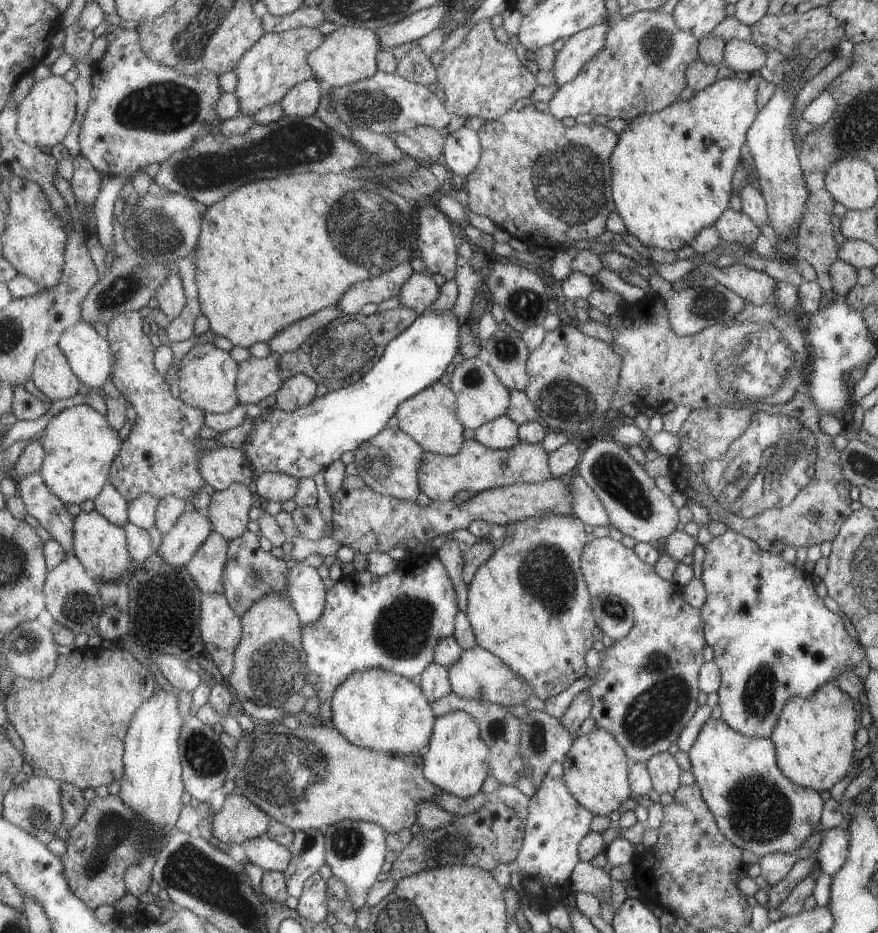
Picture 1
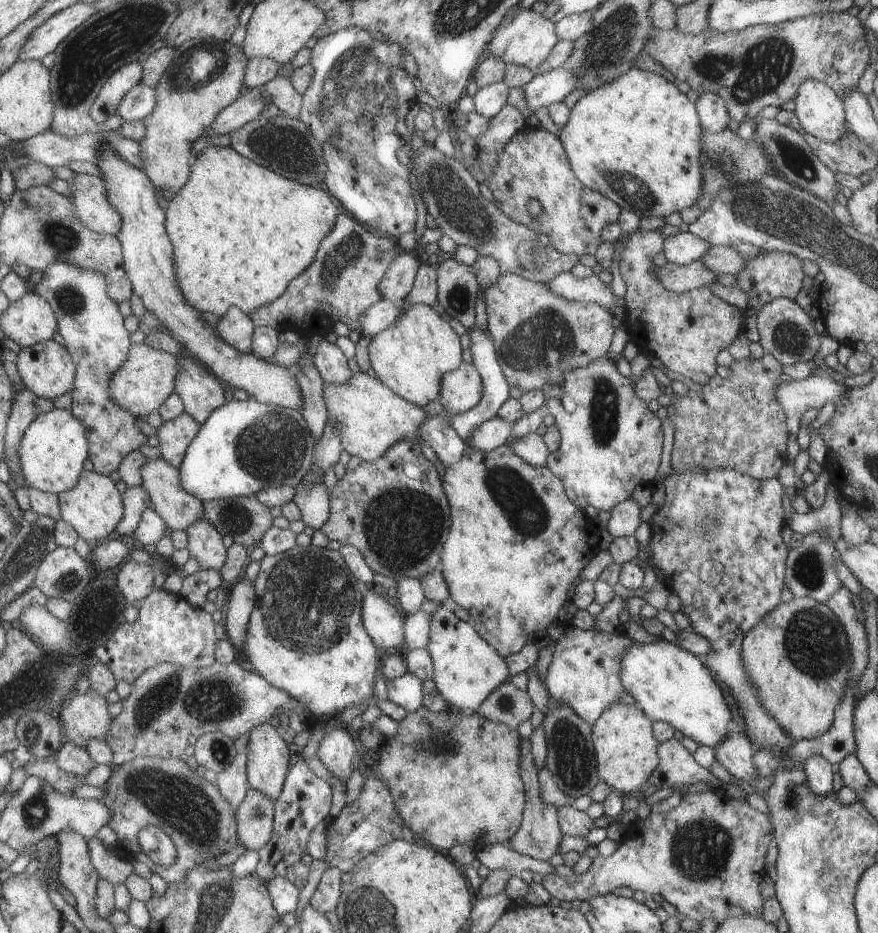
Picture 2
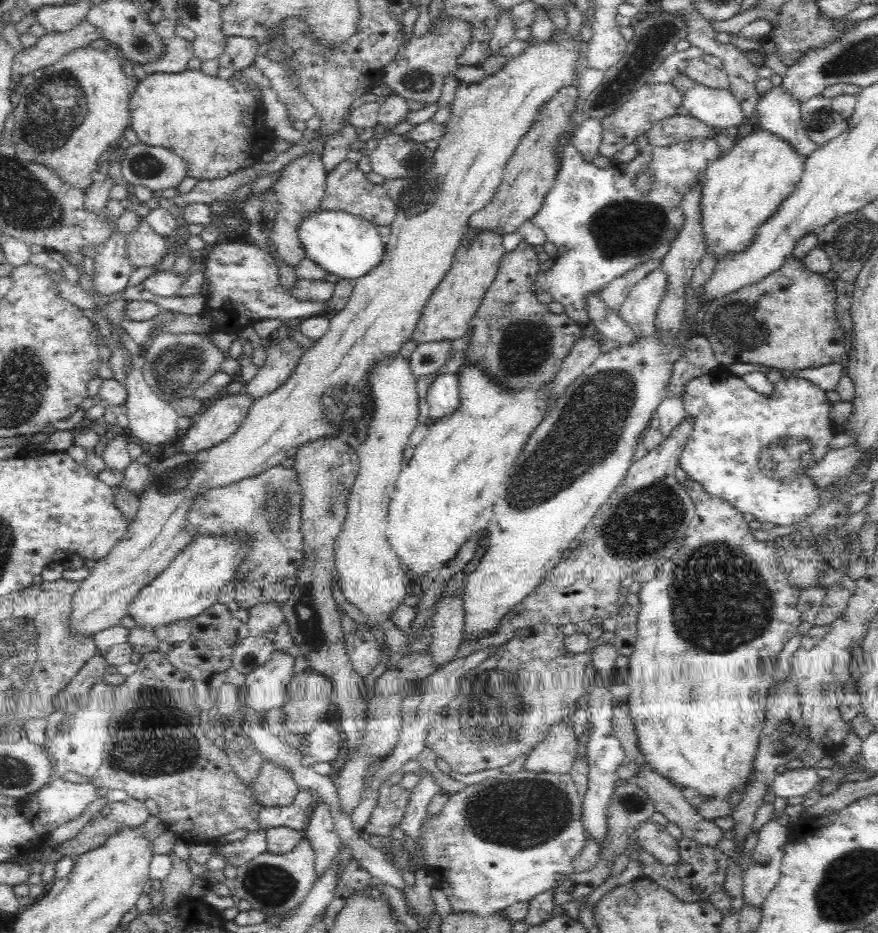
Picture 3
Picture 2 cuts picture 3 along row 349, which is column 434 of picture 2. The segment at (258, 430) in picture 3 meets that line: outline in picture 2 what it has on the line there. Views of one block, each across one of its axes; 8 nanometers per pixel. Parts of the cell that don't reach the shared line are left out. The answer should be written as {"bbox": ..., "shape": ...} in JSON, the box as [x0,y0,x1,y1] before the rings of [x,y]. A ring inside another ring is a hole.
{"bbox":[368,301,461,407],"shape":[[[401,301],[401,314],[393,324],[377,332],[369,342],[368,364],[381,384],[388,385],[397,396],[423,407],[440,396],[440,384],[445,372],[459,367],[461,344],[457,334],[425,304]]]}

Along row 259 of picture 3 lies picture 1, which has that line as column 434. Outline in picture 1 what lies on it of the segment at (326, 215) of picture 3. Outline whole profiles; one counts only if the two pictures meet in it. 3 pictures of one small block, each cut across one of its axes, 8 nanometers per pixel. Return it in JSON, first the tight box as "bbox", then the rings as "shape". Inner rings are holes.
{"bbox":[242,309,459,479],"shape":[[[426,309],[407,327],[387,344],[383,354],[376,360],[365,376],[345,388],[327,390],[326,394],[313,398],[311,403],[297,408],[294,412],[285,412],[281,408],[263,410],[263,414],[251,420],[252,428],[248,440],[243,444],[242,452],[248,457],[256,479],[263,473],[283,473],[301,479],[312,477],[331,462],[339,460],[339,456],[347,450],[355,450],[364,441],[371,439],[380,430],[385,428],[385,423],[395,415],[396,408],[410,396],[428,387],[429,384],[439,380],[441,374],[446,372],[447,364],[455,356],[459,348],[459,320],[449,310],[437,312]]]}

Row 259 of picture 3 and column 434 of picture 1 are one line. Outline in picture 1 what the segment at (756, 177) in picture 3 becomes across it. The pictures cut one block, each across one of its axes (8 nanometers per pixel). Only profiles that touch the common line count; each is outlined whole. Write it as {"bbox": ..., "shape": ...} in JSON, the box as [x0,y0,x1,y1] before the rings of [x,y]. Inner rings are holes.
{"bbox":[330,668,436,756],"shape":[[[381,668],[357,670],[345,676],[343,683],[333,692],[330,704],[331,726],[337,728],[351,744],[387,752],[391,756],[422,753],[436,722],[431,703],[416,680],[391,674]]]}

